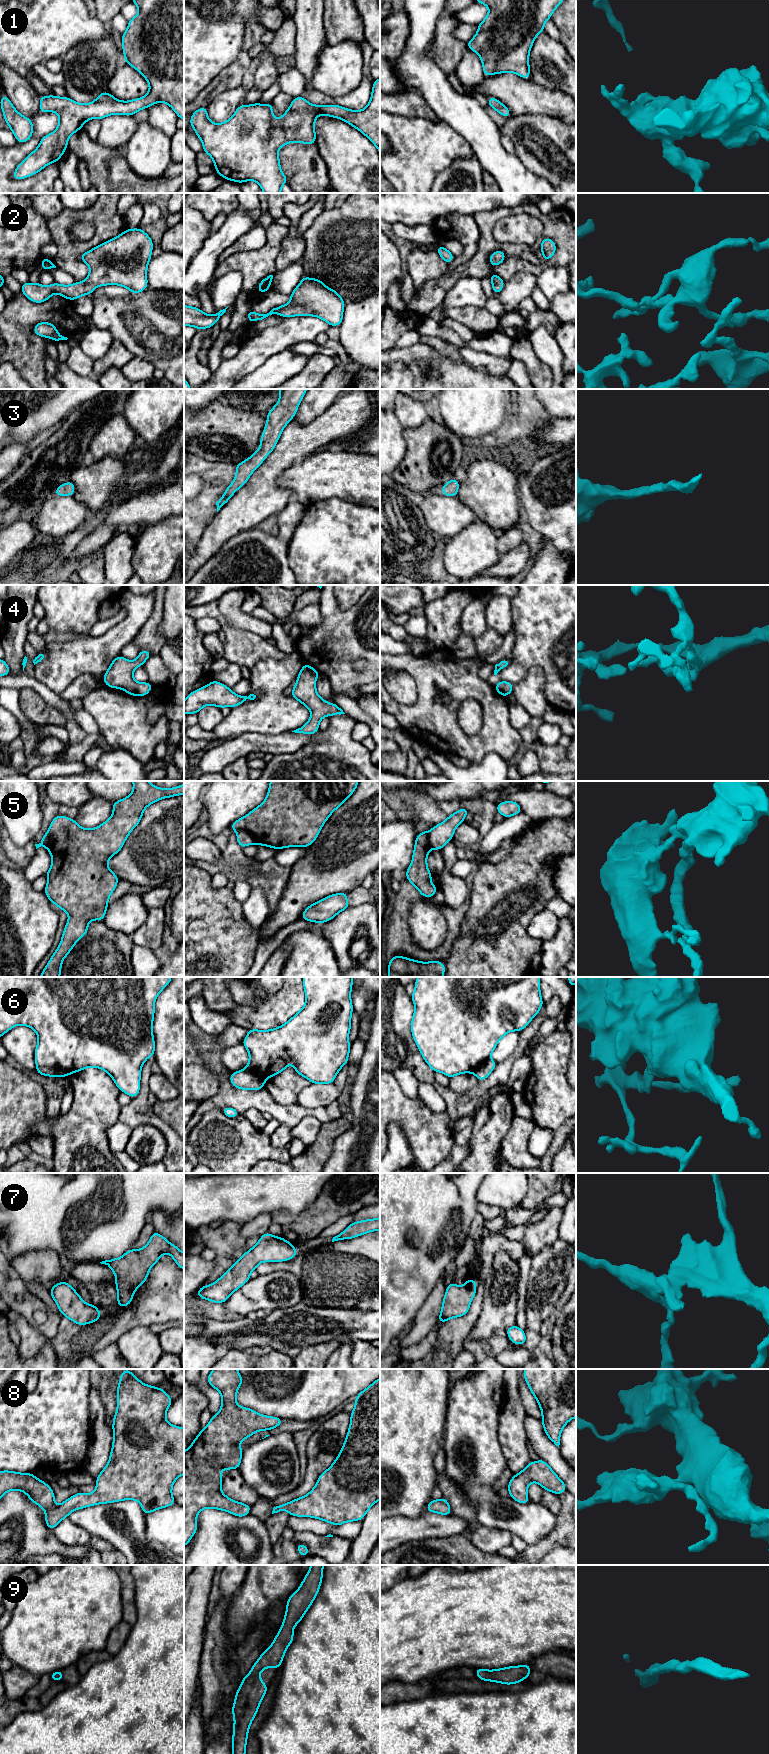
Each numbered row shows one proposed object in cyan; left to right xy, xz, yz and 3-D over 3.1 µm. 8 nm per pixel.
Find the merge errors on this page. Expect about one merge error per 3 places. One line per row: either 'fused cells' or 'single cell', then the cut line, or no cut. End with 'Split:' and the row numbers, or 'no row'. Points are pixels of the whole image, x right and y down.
1: single cell; no cut
2: single cell; no cut
3: single cell; no cut
4: single cell; no cut
5: fused cells; cut in xz along (237, 830), (248, 831), (255, 842)
6: fused cells; cut in xy along (37, 1066), (60, 1068), (68, 1074)
7: single cell; no cut
8: single cell; no cut
9: single cell; no cut
Split: 5, 6

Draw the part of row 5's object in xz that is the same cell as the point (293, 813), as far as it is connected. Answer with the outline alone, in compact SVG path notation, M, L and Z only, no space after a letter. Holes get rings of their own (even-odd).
M270 781L270 786L267 792L266 799L255 809L253 809L250 813L246 814L244 817L239 818L235 822L233 822L230 826L230 830L245 830L252 834L255 843L257 845L267 846L271 848L275 848L280 850L282 848L287 847L308 847L314 843L316 838L318 837L321 828L323 827L324 823L327 821L329 816L339 808L344 801L350 797L355 789L357 788L359 781Z

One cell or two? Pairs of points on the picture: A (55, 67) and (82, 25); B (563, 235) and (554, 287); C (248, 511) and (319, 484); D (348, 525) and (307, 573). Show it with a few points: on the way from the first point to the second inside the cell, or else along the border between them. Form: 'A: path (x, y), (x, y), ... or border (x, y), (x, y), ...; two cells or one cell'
A: border (59, 57), (54, 57), (44, 63); two cells
B: border (565, 266), (549, 266), (538, 277); two cells
C: border (284, 471), (278, 479), (278, 483), (293, 493); two cells
D: path (343, 537), (319, 561); one cell

